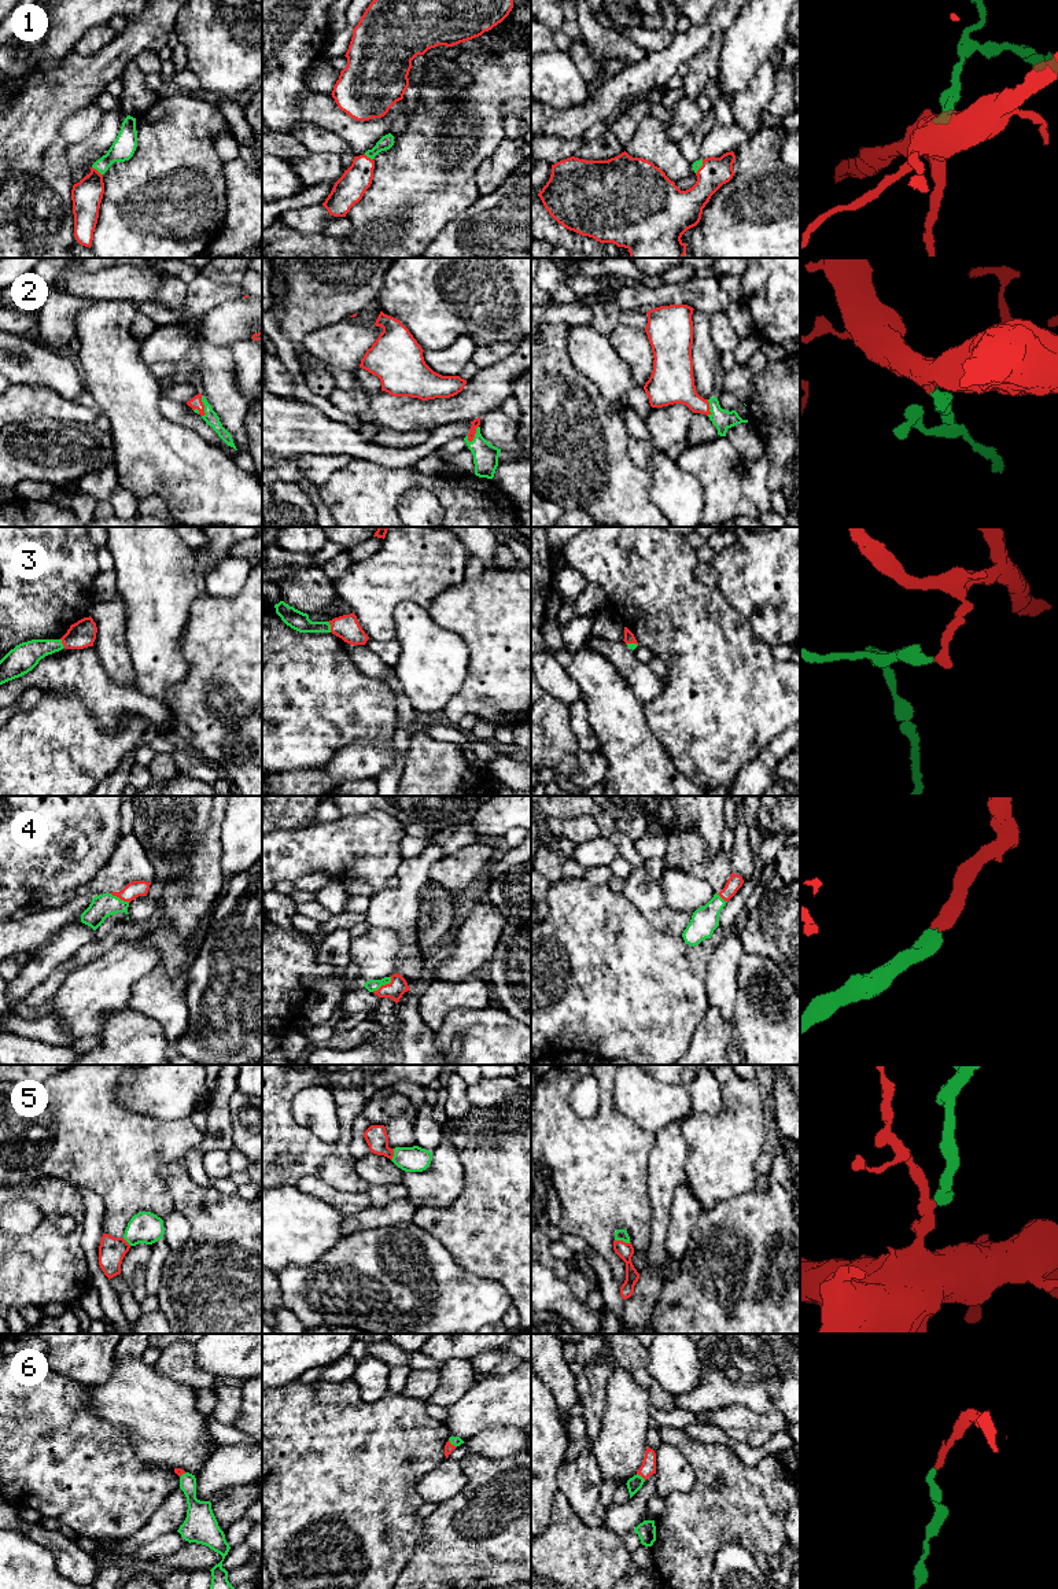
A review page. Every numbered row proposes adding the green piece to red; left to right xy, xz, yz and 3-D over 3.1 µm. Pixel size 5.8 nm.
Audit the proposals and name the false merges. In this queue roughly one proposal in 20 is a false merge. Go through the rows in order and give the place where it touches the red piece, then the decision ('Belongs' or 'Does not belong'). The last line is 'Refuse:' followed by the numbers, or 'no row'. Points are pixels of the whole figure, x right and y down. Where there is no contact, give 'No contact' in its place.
1: Touches red at xy (96, 170). Belongs
2: Touches red at xz (474, 434). Belongs
3: Touches red at xz (331, 627). Belongs
4: Touches red at xz (383, 985). Belongs
5: Touches red at yz (622, 1241). Belongs
6: Touches red at yz (641, 1475). Belongs
Refuse: no row

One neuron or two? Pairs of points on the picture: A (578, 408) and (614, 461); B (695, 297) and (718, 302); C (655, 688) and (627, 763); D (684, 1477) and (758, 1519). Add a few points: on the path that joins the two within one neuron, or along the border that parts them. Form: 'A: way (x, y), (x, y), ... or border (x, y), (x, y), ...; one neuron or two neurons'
A: way (578, 421), (578, 426), (600, 448); one neuron
B: way (700, 297), (712, 298); one neuron
C: border (623, 678), (642, 705); two neurons
D: border (681, 1452), (695, 1485), (664, 1497); two neurons

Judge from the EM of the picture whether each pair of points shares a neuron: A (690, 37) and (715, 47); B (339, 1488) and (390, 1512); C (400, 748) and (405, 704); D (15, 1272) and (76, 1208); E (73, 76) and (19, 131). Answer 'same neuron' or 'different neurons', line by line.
A: different neurons
B: same neuron
C: same neuron
D: same neuron
E: same neuron

